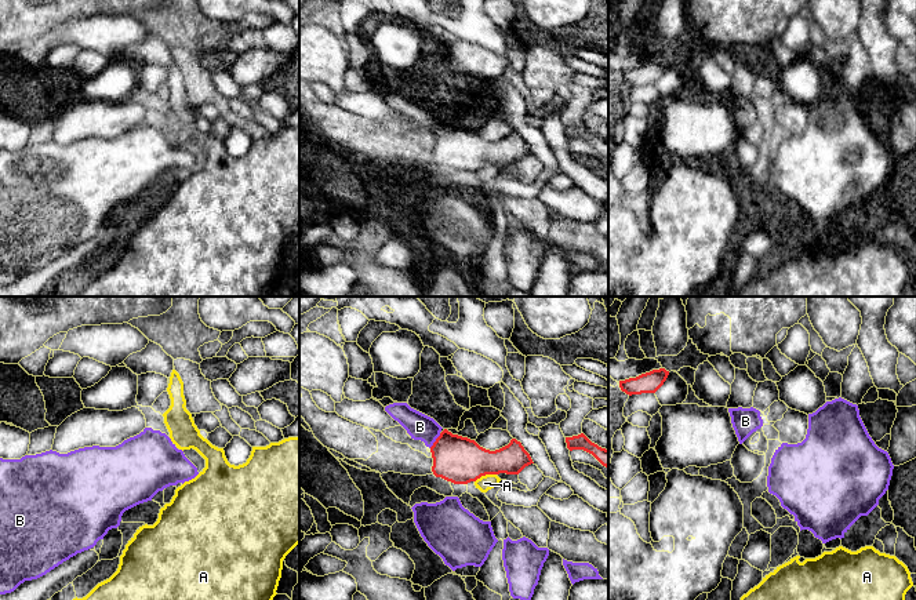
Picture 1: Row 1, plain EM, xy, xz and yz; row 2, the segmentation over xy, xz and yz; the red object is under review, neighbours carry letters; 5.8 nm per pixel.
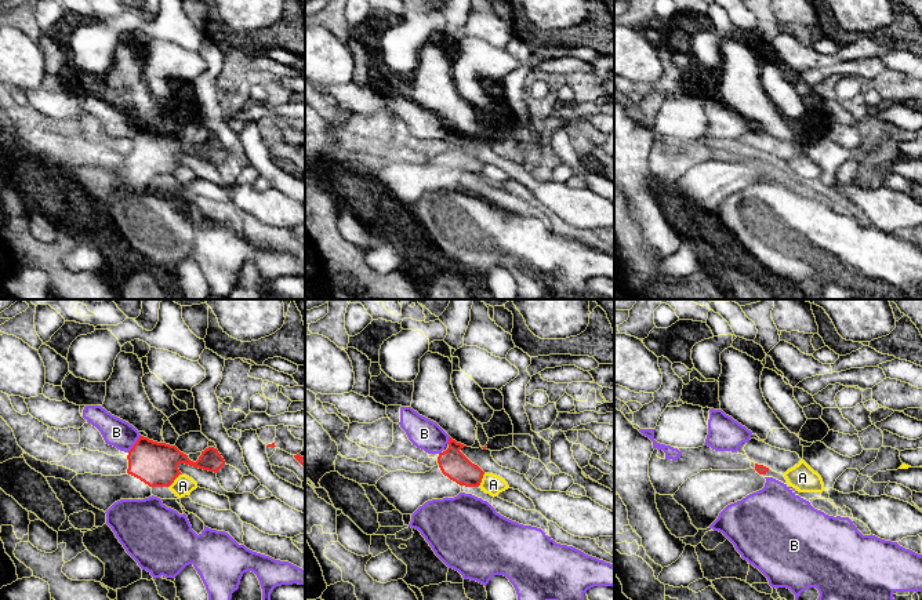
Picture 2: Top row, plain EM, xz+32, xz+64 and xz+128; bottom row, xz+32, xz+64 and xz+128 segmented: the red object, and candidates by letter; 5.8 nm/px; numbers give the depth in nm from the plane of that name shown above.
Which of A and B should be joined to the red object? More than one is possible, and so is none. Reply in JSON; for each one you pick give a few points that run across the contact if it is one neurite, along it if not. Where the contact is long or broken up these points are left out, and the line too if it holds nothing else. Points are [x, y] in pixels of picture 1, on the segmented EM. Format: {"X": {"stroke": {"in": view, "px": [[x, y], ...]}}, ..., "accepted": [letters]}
{"accepted": []}

